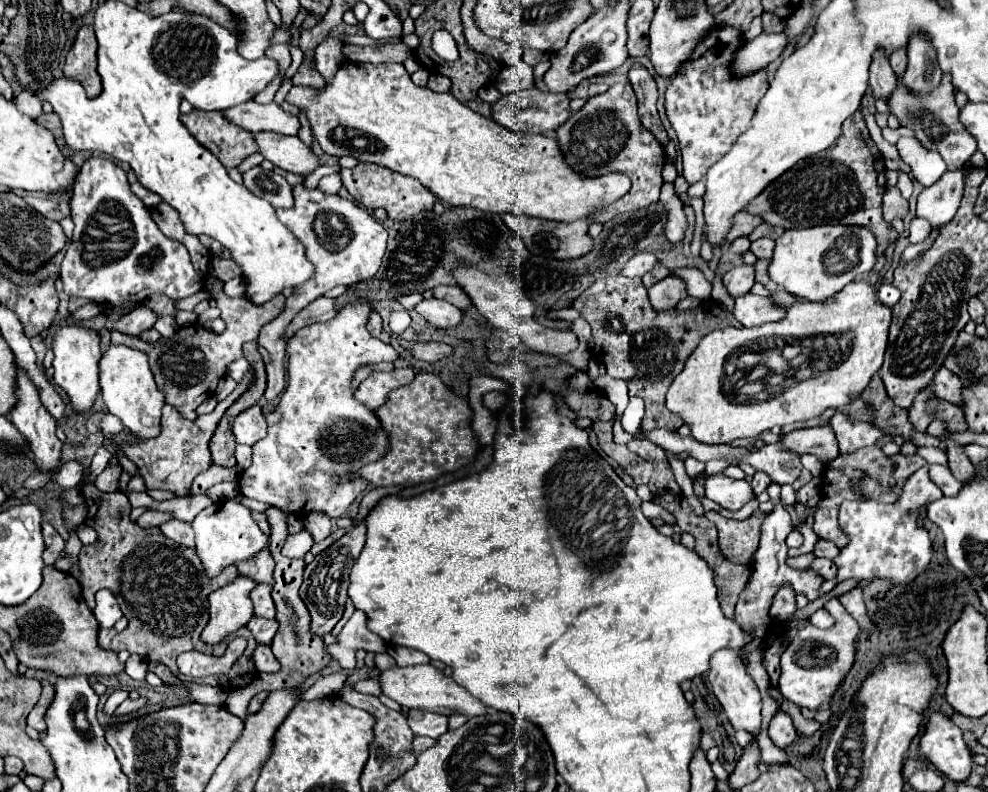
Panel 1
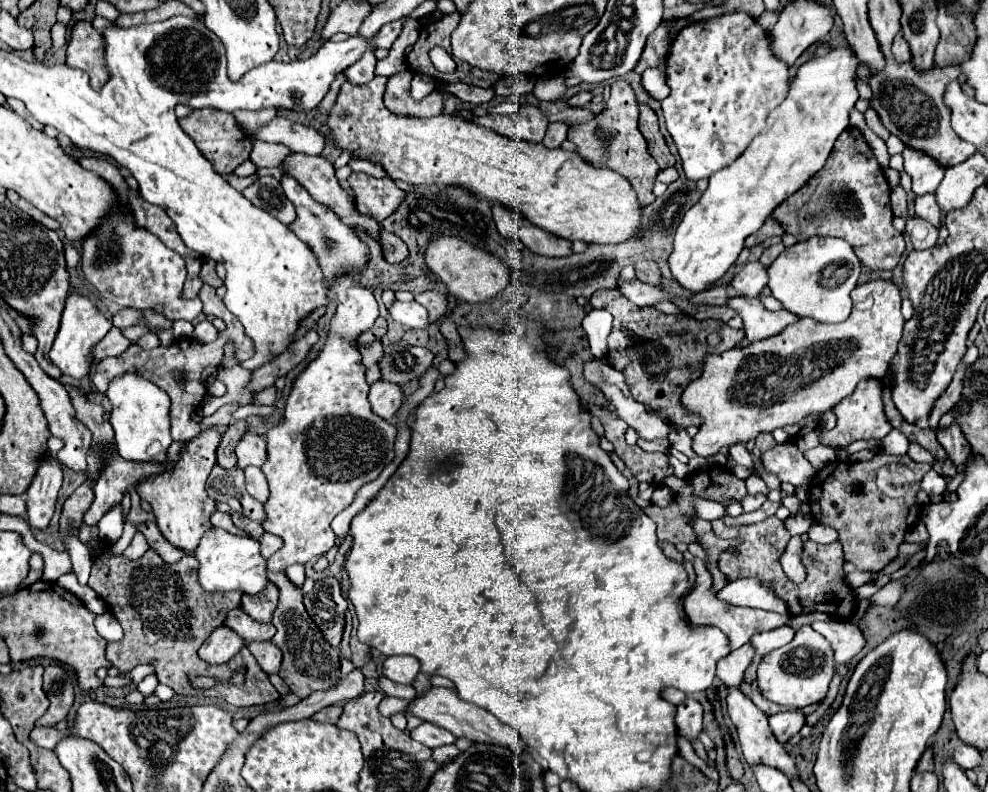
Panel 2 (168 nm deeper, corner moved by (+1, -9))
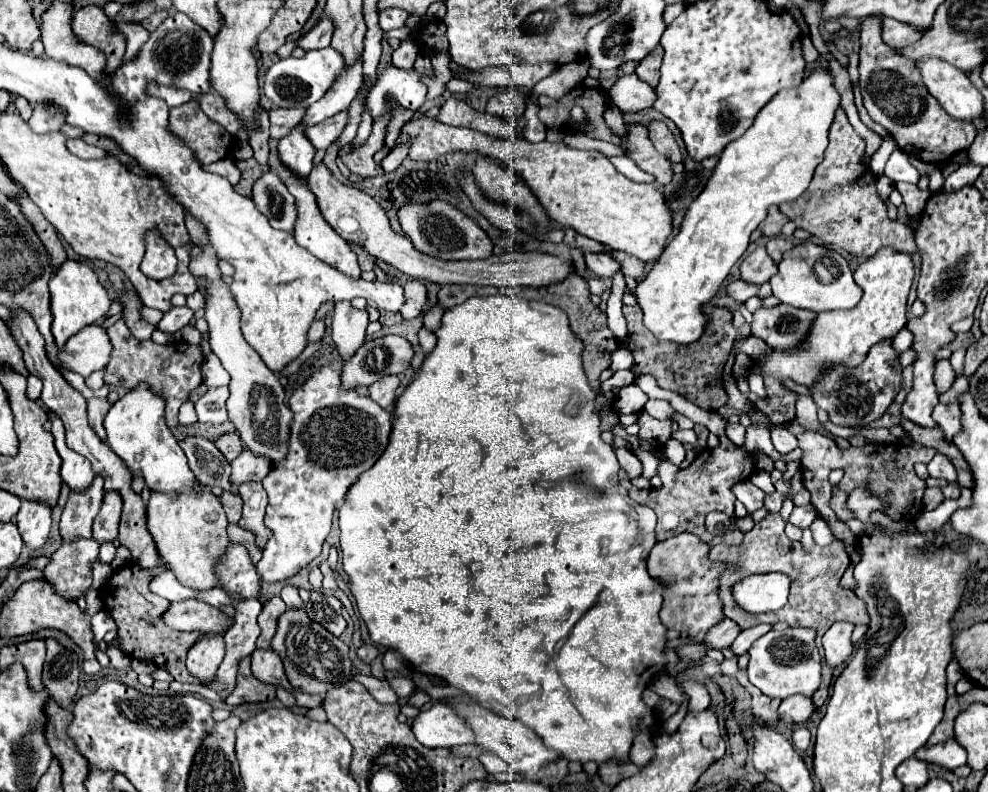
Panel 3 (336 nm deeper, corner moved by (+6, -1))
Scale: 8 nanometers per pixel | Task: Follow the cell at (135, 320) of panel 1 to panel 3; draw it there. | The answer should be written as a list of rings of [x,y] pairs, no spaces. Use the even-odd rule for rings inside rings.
[[[87,325],[77,335],[71,335],[65,347],[57,351],[57,363],[61,369],[89,377],[93,371],[99,371],[109,363],[109,355],[111,343],[107,333],[99,325]]]

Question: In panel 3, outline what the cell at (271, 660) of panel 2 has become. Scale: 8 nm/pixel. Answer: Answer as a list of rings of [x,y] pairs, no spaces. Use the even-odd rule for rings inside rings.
[[[255,649],[255,653],[251,655],[251,669],[253,675],[257,679],[261,679],[263,683],[275,685],[275,687],[283,687],[285,691],[295,693],[295,689],[289,685],[285,671],[283,671],[283,663],[279,659],[279,655],[275,655],[273,649]]]

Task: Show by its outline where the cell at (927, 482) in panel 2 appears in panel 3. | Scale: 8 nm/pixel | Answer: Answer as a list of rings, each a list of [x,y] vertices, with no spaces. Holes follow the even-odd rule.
[[[937,453],[927,467],[929,467],[929,475],[931,477],[939,477],[939,479],[943,477],[949,483],[955,483],[957,481],[957,471],[955,471],[953,463],[945,455],[941,455],[941,453]]]

